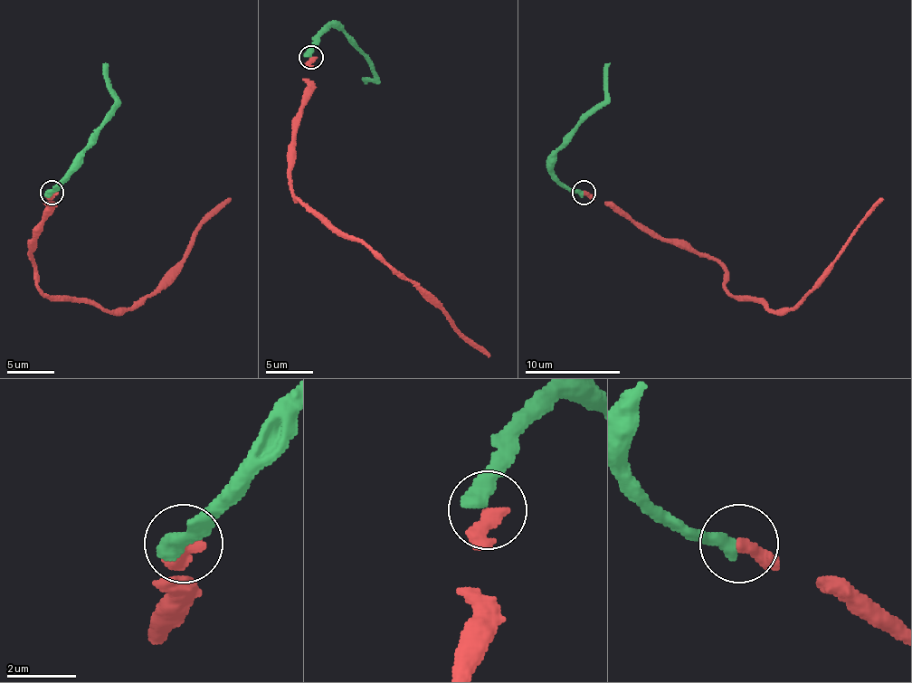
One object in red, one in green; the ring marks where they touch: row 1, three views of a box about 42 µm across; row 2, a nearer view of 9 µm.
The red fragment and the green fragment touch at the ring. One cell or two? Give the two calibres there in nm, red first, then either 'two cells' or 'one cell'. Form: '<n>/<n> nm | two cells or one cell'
460/550 nm | one cell

